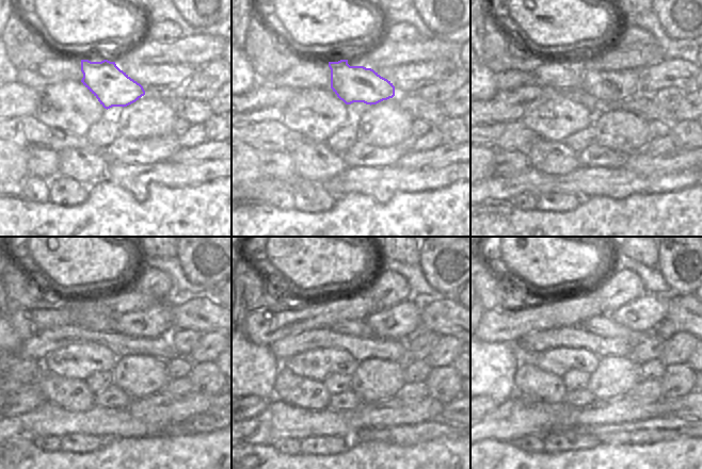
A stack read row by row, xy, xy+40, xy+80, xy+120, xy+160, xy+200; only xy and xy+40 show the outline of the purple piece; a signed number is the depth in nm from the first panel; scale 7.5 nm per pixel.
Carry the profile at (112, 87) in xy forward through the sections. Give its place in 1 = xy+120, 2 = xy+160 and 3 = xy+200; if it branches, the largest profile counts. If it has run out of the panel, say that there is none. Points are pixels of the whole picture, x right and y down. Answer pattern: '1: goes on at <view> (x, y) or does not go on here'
1: goes on at xy+120 (157, 320)
2: goes on at xy+160 (400, 321)
3: goes on at xy+200 (643, 313)

